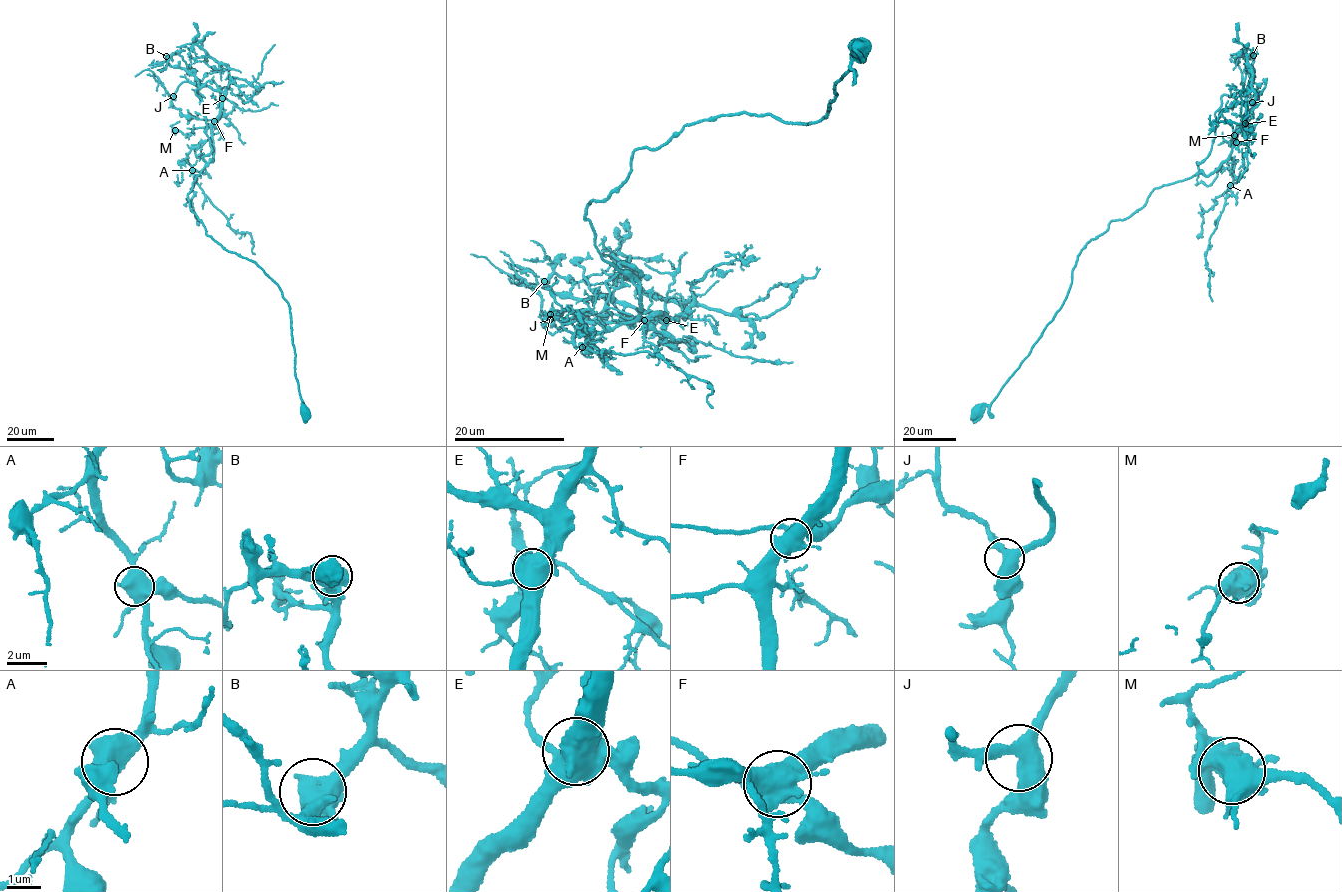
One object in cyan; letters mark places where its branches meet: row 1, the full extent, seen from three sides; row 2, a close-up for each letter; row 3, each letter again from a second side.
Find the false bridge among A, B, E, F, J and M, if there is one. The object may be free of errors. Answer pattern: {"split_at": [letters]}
{"split_at": []}

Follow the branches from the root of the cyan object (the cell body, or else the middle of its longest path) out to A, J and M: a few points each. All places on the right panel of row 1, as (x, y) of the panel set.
A: (975, 411), (1028, 355), (1081, 250), (1110, 221), (1230, 157), (1230, 185)
J: (975, 411), (1062, 304), (1087, 242), (1156, 188), (1210, 175), (1229, 156), (1252, 102)
M: (975, 411), (990, 404), (1062, 304), (1087, 242), (1140, 209), (1156, 188), (1210, 175), (1229, 156), (1235, 135)

